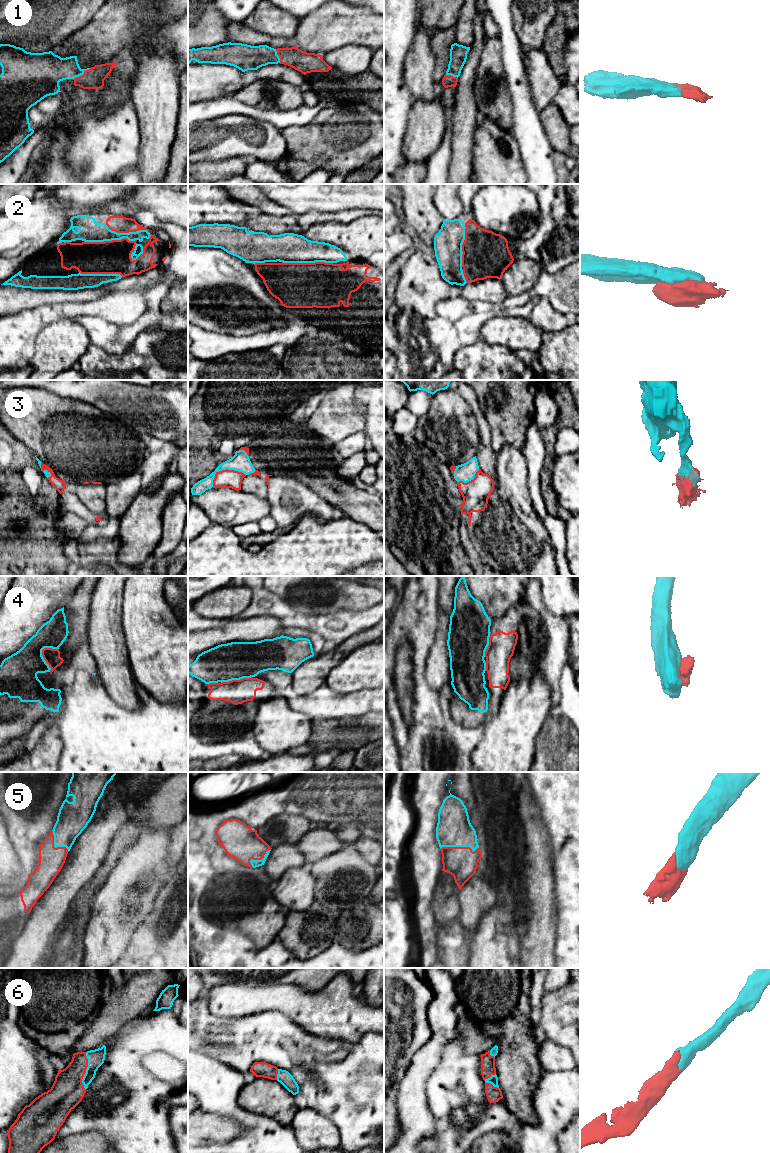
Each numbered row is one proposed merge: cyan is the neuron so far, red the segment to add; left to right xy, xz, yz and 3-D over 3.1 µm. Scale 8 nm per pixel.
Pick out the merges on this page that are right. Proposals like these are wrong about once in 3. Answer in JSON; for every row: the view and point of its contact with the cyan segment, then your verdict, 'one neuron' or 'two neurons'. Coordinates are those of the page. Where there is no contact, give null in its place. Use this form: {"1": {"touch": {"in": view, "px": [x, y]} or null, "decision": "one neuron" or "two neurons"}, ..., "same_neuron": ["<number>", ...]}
{"1": {"touch": {"in": "xy", "px": [81, 74]}, "decision": "one neuron"}, "2": {"touch": {"in": "xy", "px": [110, 240]}, "decision": "one neuron"}, "3": {"touch": {"in": "xz", "px": [224, 469]}, "decision": "one neuron"}, "4": {"touch": {"in": "xy", "px": [43, 659]}, "decision": "two neurons"}, "5": {"touch": {"in": "yz", "px": [459, 846]}, "decision": "one neuron"}, "6": {"touch": {"in": "xy", "px": [86, 1071]}, "decision": "one neuron"}, "same_neuron": ["1", "2", "3", "5", "6"]}

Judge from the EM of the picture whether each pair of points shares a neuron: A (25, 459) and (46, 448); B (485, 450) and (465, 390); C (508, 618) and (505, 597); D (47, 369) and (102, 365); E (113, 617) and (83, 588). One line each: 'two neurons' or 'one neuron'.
A: two neurons
B: one neuron
C: two neurons
D: two neurons
E: two neurons

